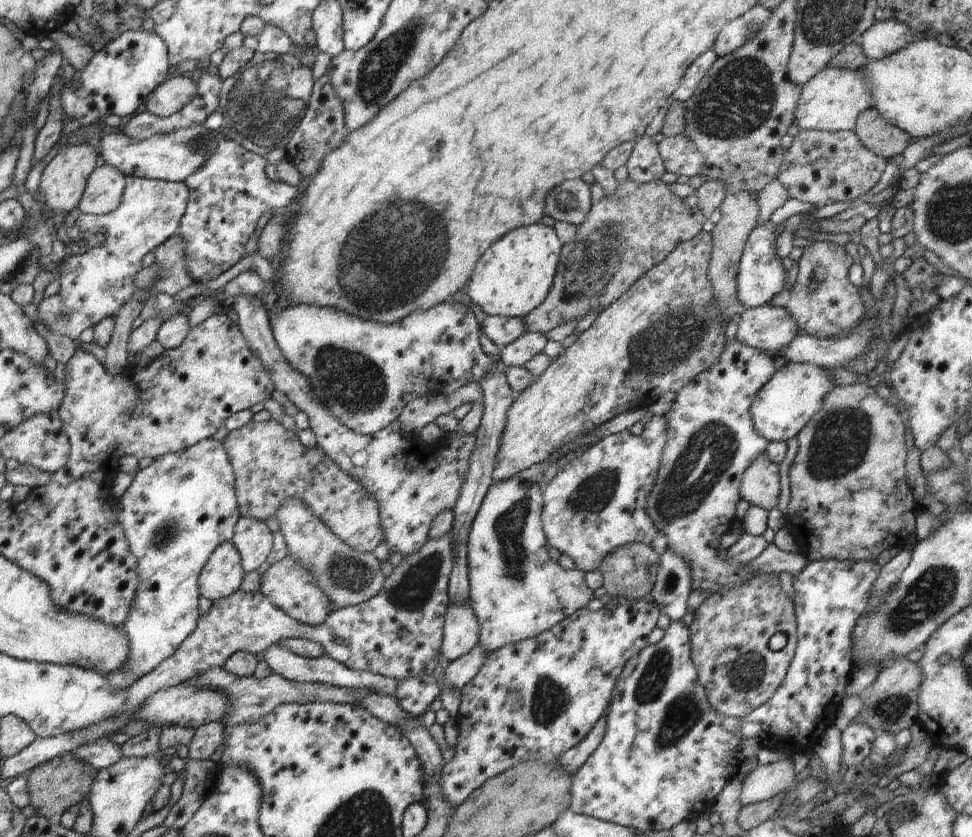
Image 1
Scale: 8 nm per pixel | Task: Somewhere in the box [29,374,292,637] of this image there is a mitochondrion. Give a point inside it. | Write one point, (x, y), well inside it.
(168, 531)

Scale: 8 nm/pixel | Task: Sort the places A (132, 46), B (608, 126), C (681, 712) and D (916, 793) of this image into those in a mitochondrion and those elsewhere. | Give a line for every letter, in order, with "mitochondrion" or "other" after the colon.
A: other
B: other
C: mitochondrion
D: other

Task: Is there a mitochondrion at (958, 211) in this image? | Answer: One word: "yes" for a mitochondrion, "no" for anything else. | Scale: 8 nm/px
yes

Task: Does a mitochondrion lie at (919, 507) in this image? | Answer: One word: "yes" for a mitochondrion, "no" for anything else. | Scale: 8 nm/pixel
no

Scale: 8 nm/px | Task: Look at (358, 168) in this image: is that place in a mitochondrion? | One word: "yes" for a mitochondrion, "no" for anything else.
no

